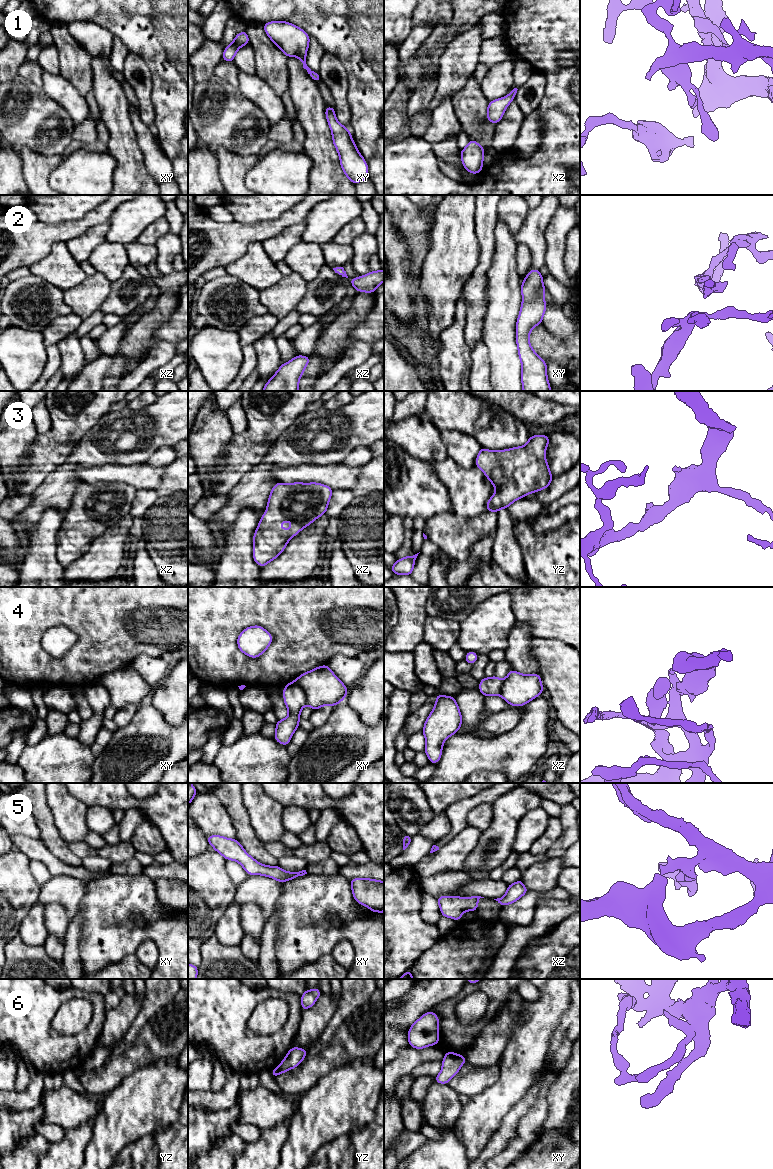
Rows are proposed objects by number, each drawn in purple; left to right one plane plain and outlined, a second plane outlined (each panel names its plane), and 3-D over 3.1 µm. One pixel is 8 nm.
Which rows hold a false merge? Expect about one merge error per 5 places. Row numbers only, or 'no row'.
4

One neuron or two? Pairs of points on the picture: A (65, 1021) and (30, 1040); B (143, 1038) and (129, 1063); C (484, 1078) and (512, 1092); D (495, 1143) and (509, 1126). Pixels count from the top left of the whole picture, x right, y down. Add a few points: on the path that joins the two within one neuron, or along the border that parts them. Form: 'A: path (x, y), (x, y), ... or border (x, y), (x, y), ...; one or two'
A: border (60, 1006), (51, 1028), (56, 1033), (74, 1035); two
B: path (137, 1044), (129, 1057); one
C: border (499, 1064), (499, 1078), (493, 1084), (474, 1094); two
D: path (499, 1139), (507, 1130); one

